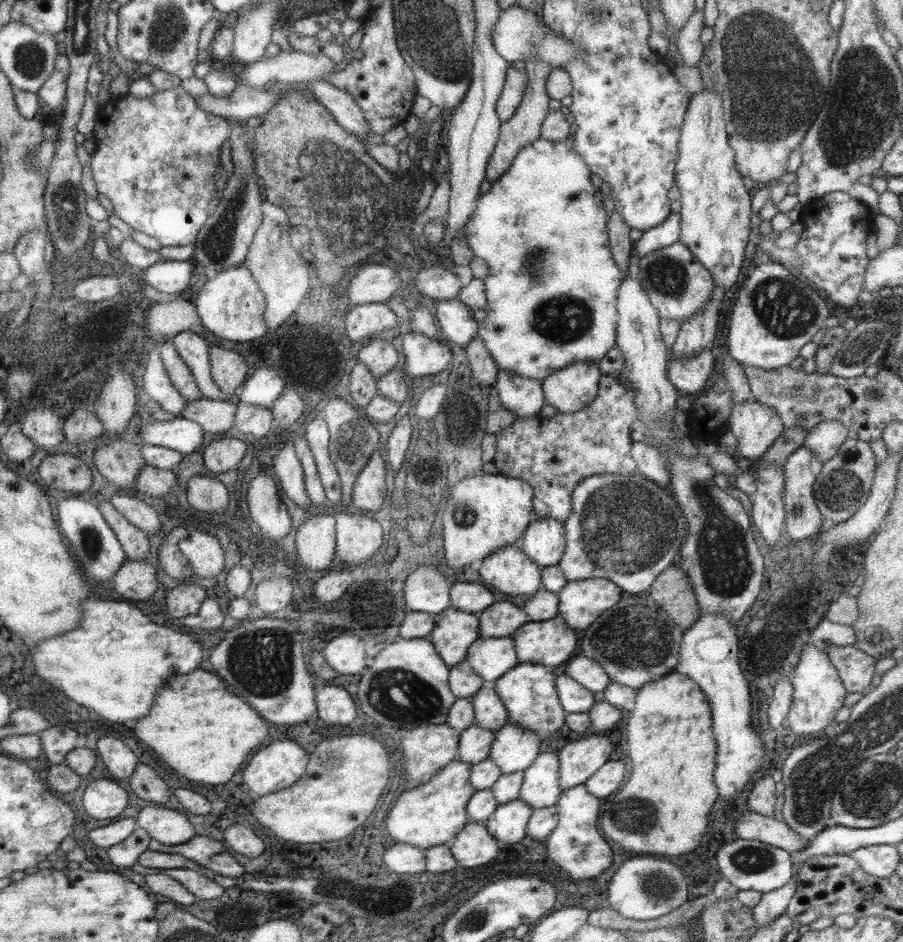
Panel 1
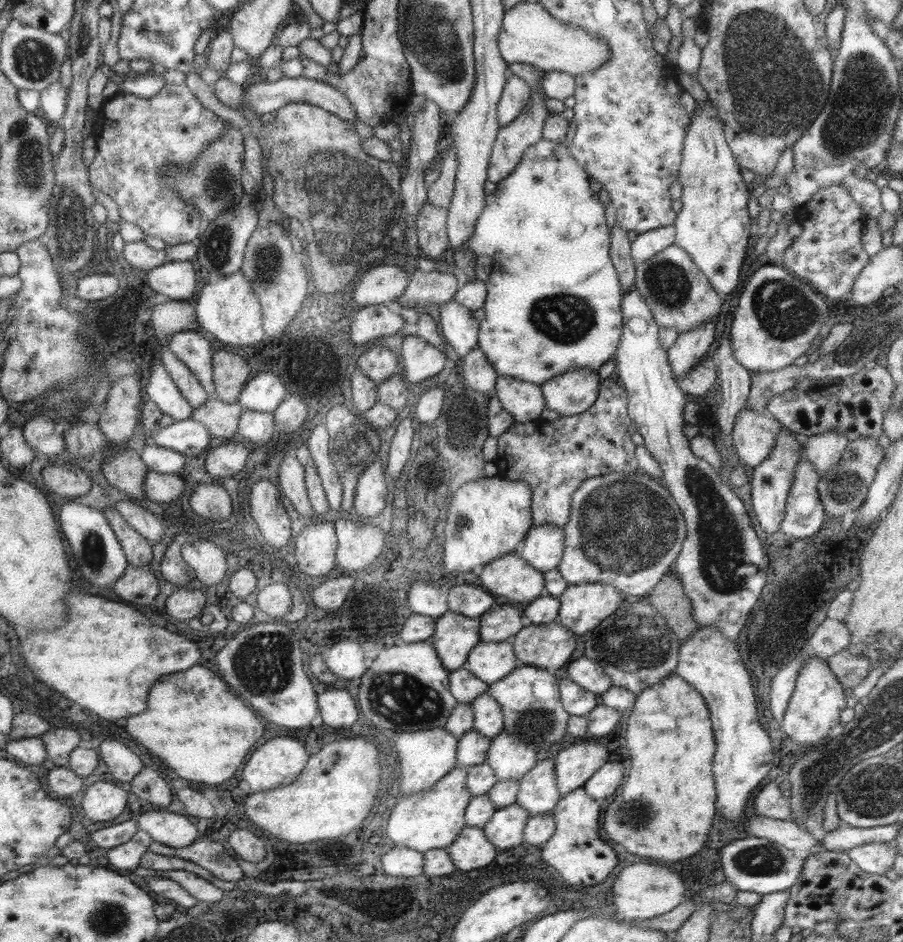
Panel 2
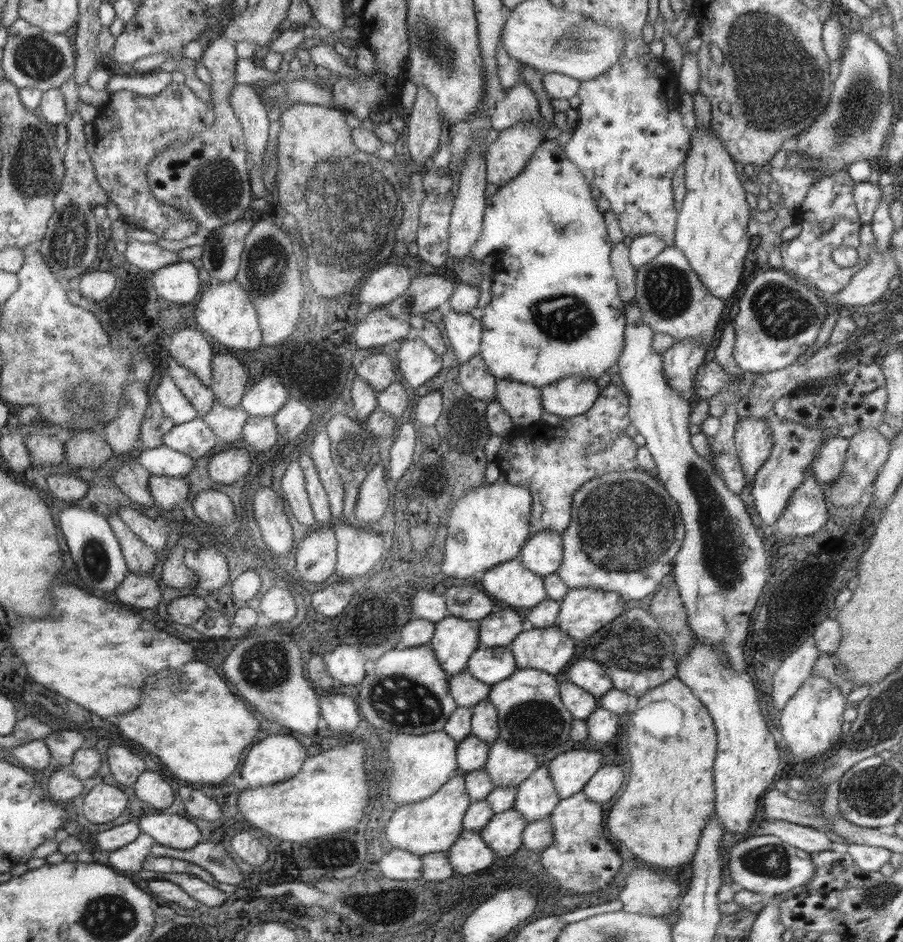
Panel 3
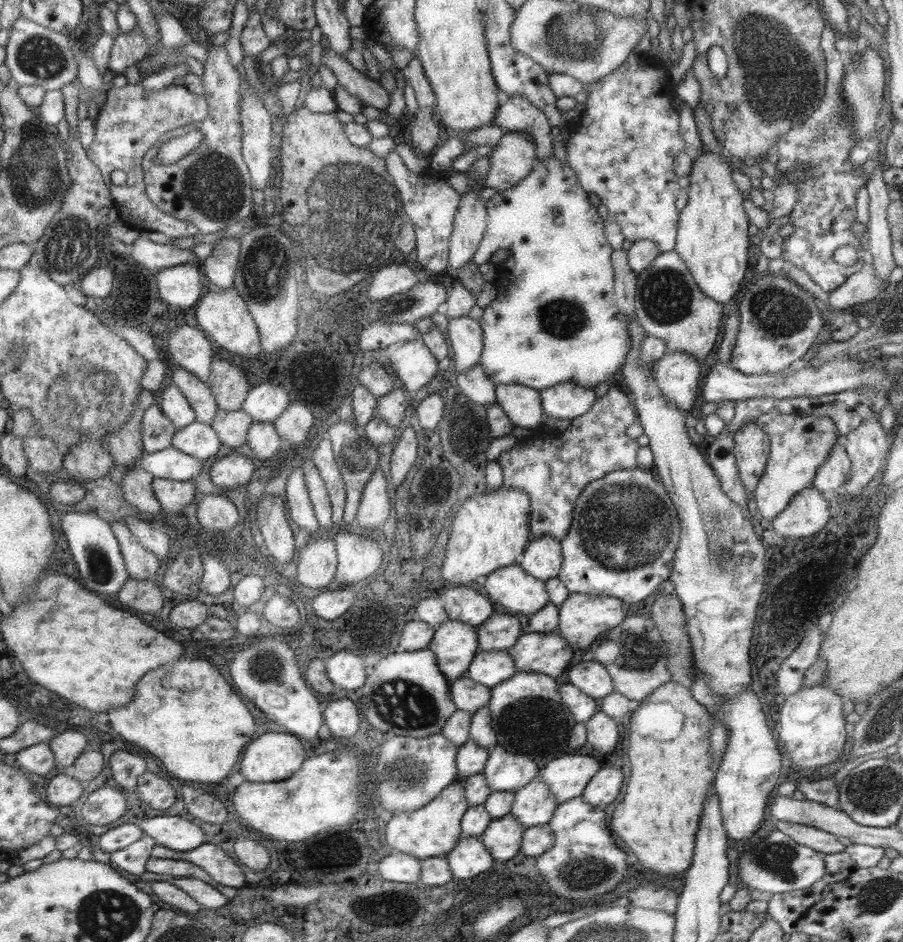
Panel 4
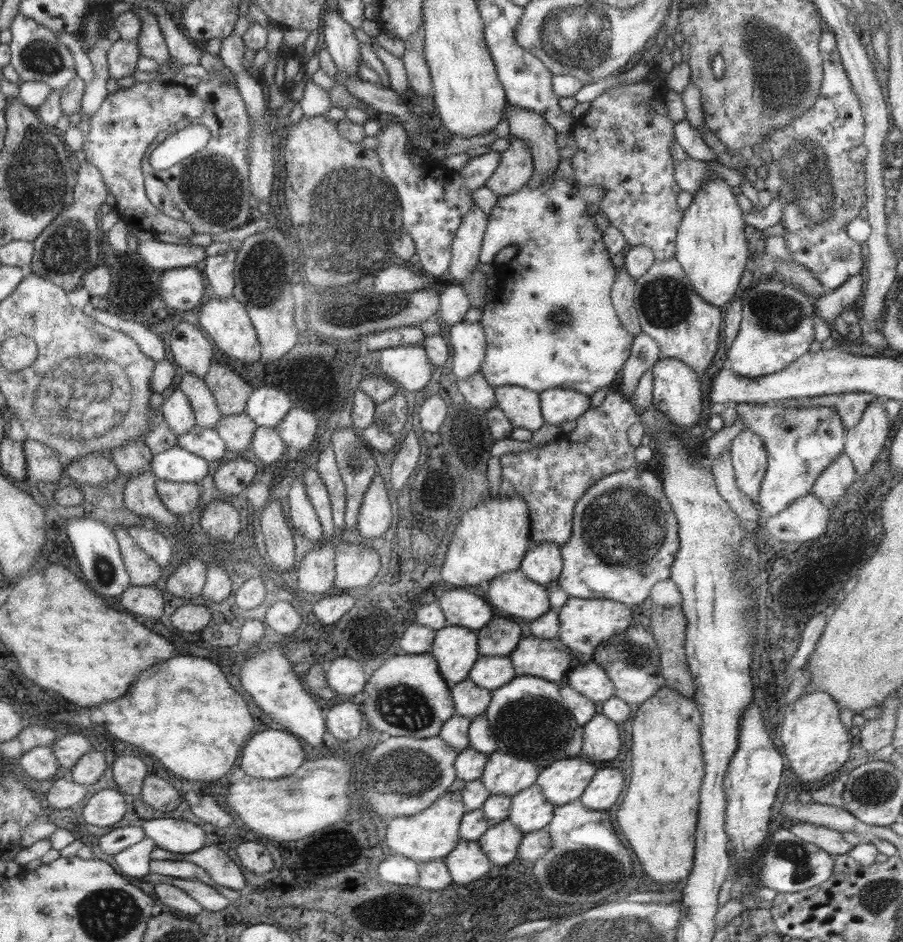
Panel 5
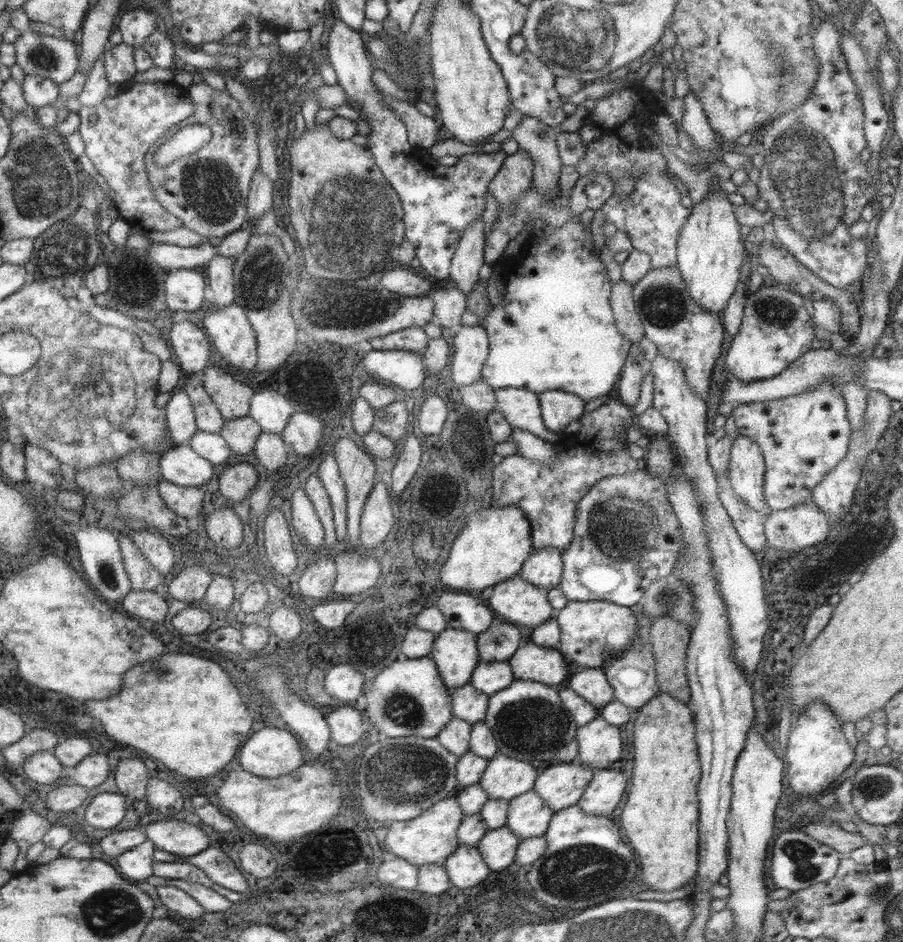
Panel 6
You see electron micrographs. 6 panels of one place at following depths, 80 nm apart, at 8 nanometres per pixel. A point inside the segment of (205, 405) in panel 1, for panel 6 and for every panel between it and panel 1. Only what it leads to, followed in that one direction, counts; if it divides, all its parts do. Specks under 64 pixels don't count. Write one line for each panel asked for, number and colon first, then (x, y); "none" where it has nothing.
2: (220, 418)
3: (226, 422)
4: (230, 427)
5: (235, 431)
6: (240, 433)

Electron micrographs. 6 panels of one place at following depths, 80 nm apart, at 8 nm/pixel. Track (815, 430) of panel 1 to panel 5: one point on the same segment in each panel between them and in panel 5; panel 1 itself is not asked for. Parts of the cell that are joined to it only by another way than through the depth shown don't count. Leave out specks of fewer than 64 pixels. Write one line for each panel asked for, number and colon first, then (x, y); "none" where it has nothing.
2: (823, 450)
3: (826, 464)
4: (830, 475)
5: (829, 487)

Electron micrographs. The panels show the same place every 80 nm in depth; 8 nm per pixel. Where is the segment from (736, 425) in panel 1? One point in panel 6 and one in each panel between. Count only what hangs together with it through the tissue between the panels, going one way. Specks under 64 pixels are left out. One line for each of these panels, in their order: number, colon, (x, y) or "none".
2: (754, 433)
3: (752, 438)
4: (751, 447)
5: (748, 455)
6: (745, 468)

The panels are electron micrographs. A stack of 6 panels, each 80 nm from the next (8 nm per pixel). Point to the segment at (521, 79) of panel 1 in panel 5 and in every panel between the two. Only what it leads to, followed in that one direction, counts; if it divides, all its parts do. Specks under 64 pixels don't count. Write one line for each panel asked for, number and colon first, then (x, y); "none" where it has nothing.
2: (515, 94)
3: (518, 104)
4: (517, 114)
5: (530, 128)

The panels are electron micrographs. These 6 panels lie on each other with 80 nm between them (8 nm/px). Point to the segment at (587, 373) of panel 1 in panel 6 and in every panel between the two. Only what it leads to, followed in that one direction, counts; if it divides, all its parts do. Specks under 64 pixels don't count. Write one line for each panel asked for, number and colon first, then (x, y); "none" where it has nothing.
2: (571, 392)
3: (572, 395)
4: (566, 400)
5: (558, 405)
6: (558, 408)

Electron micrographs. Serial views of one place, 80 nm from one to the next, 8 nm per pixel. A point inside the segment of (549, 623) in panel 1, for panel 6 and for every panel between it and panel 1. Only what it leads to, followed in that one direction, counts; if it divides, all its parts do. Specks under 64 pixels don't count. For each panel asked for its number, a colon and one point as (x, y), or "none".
2: (548, 646)
3: (547, 649)
4: (548, 654)
5: (546, 659)
6: (549, 666)

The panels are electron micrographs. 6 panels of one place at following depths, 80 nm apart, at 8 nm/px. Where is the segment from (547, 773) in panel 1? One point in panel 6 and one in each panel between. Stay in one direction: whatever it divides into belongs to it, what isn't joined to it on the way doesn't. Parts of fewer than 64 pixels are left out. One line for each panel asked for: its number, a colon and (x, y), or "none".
2: (537, 792)
3: (536, 797)
4: (533, 804)
5: (529, 810)
6: (527, 815)

